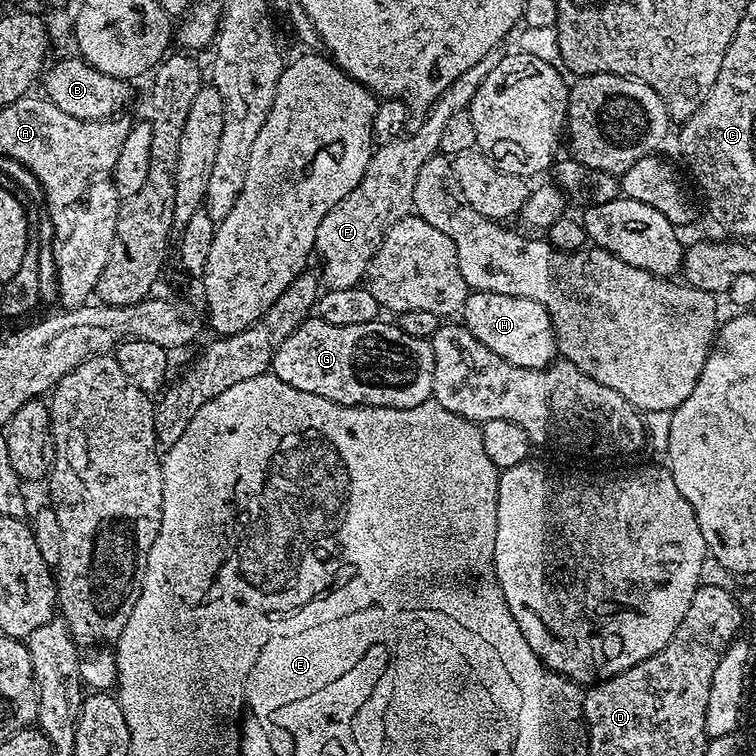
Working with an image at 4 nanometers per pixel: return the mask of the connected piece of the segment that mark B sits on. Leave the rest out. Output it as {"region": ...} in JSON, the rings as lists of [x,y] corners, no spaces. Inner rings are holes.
{"region":[[[73,54],[69,60],[60,60],[43,73],[43,95],[58,110],[70,114],[79,120],[109,120],[111,116],[123,113],[124,107],[132,100],[132,84],[126,80],[119,80],[110,74],[102,74],[94,70],[79,55]]]}

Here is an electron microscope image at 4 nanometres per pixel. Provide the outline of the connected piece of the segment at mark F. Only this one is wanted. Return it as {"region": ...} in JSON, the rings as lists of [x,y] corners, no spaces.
{"region":[[[503,47],[490,50],[482,62],[470,66],[466,74],[454,78],[454,82],[446,91],[436,99],[430,111],[423,117],[424,120],[412,133],[397,135],[394,142],[386,142],[379,145],[373,151],[370,162],[366,166],[366,174],[346,194],[342,202],[338,202],[322,218],[316,235],[315,255],[320,255],[324,263],[322,280],[328,288],[334,290],[346,290],[357,287],[368,275],[368,264],[372,256],[378,250],[382,238],[402,218],[413,215],[414,209],[414,182],[418,182],[418,170],[426,166],[426,162],[440,152],[442,133],[450,114],[463,112],[468,107],[468,101],[474,94],[478,94],[478,86],[486,82],[486,74],[502,62],[506,52]]]}

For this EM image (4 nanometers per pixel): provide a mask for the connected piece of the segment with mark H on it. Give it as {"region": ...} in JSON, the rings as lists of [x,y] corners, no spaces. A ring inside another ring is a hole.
{"region":[[[469,291],[462,309],[464,327],[482,342],[498,358],[506,358],[514,366],[545,368],[557,359],[556,331],[548,311],[530,298],[518,298],[514,294]]]}

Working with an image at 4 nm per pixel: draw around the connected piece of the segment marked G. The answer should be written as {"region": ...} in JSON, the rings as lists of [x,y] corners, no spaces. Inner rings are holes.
{"region":[[[309,318],[272,357],[271,375],[294,390],[318,394],[347,408],[409,408],[432,399],[434,350],[428,340],[410,337],[383,319],[362,326],[334,326]]]}

